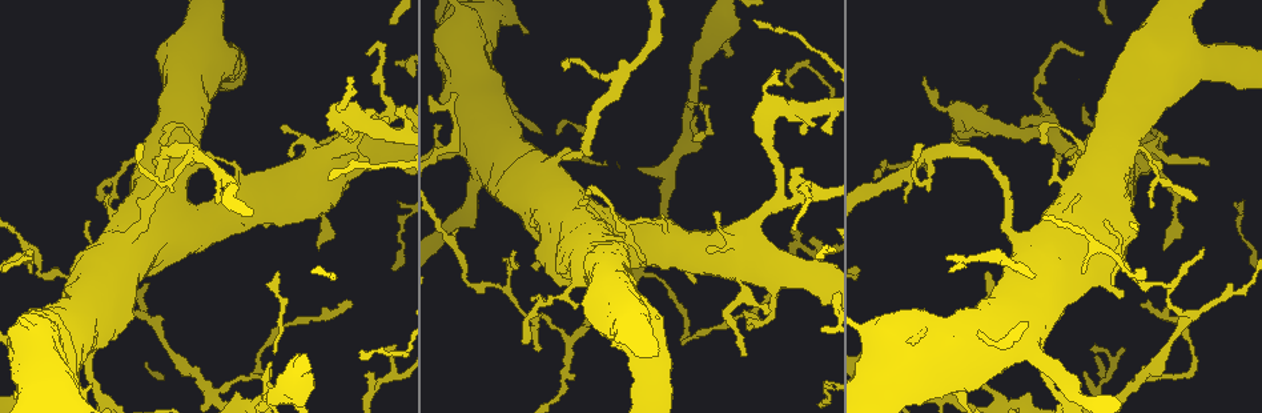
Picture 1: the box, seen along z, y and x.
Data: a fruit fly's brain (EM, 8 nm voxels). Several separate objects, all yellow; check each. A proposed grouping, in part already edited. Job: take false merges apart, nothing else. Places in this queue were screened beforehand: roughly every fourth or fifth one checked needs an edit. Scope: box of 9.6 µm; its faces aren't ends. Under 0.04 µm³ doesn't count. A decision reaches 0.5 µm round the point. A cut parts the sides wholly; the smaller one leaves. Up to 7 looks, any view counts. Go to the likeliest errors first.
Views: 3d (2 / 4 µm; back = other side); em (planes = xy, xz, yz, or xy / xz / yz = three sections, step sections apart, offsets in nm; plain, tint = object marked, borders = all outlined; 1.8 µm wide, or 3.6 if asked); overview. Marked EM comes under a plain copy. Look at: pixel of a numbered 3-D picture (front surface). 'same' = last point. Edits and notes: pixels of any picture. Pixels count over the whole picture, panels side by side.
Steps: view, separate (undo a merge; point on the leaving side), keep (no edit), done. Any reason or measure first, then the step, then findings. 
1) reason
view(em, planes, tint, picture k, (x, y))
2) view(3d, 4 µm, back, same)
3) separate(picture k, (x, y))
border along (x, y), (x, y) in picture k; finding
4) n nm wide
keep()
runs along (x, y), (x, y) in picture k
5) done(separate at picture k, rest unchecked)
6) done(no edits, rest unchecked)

calibre changes
view(3d, 4 µm, picture 1, (1027, 346))

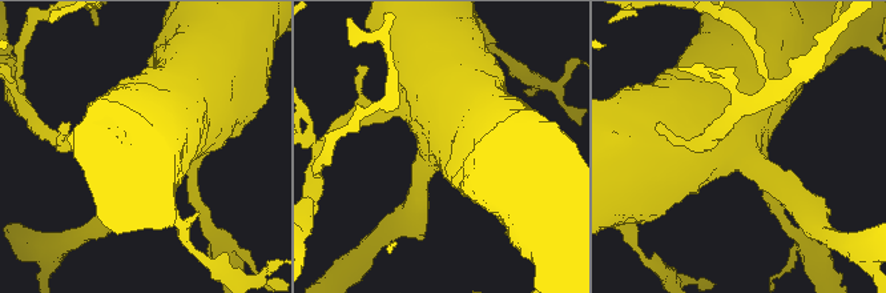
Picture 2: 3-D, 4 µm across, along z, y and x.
view(em, planes, borders, picture 2, (736, 144))

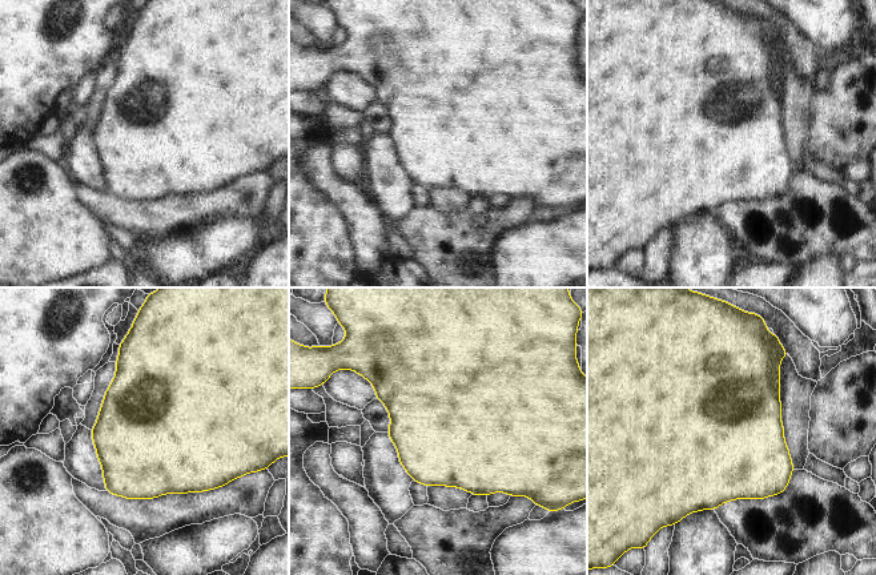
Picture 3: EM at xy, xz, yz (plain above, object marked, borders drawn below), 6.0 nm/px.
keep()
one neuron here

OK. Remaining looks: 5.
two arms in line, one across
view(3d, 4 µm, picture 1, (1193, 318))

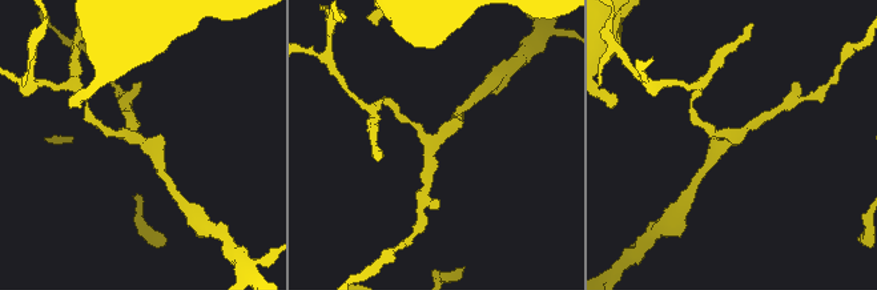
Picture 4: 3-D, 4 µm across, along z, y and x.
3 arms
view(em, xy, step 8, tint, picture 4, (733, 136))

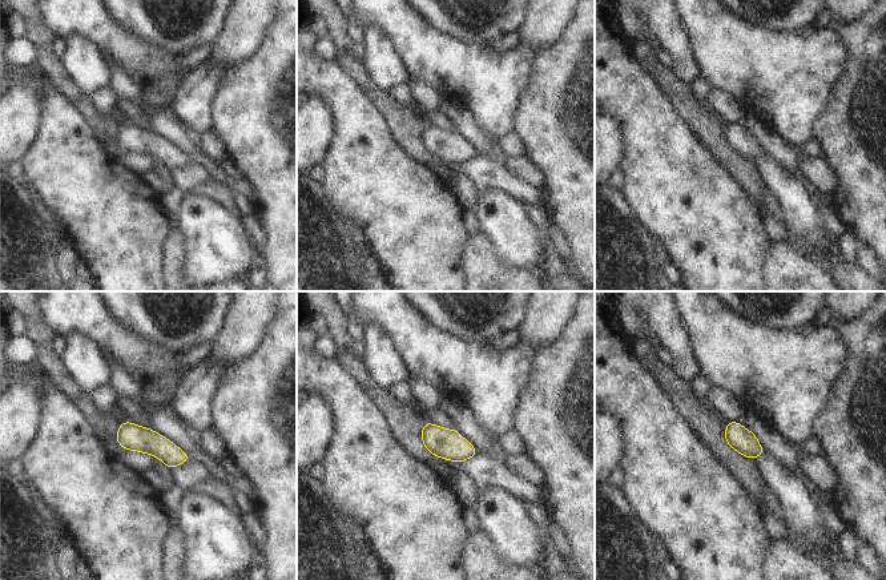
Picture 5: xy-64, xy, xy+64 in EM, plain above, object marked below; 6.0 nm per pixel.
keep()
runs along (120, 433), (184, 456) in picture 5; all the same neuron

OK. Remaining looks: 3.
abrupt turn
view(3d, 4 µm, picture 1, (1191, 370))

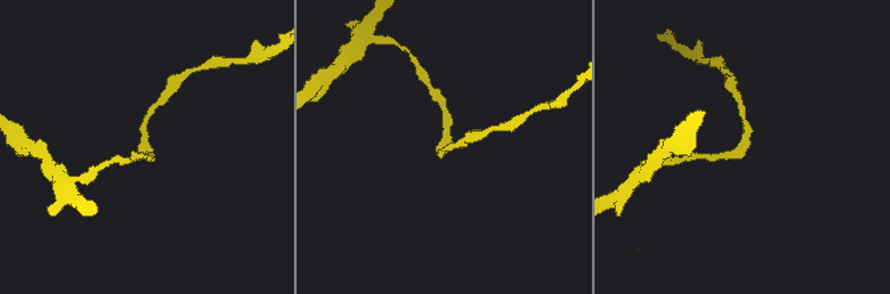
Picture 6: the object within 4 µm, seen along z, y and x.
view(em, planes, tint, picture 6, (743, 146))

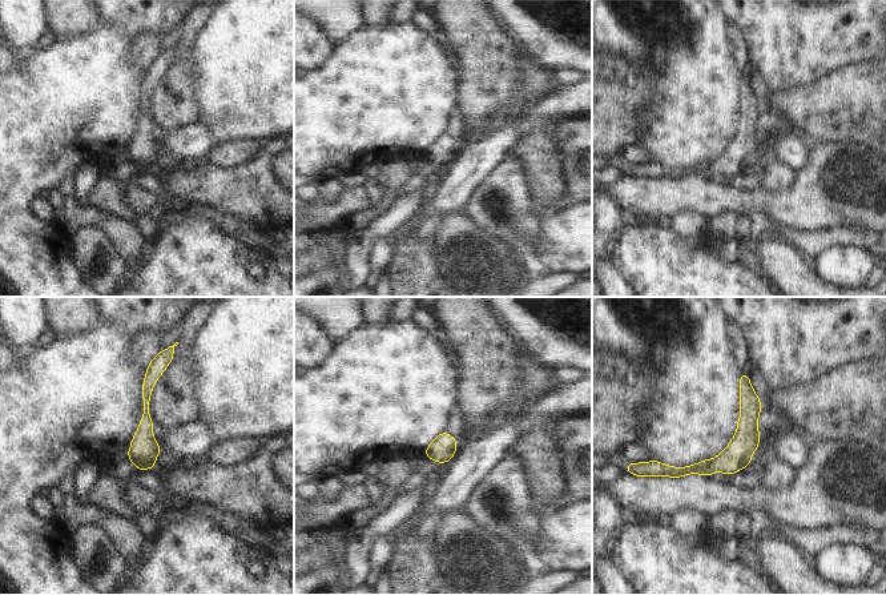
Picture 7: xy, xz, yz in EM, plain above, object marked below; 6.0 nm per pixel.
keep()
all the same neuron

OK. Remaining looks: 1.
done(no edits, rest unchecked)

